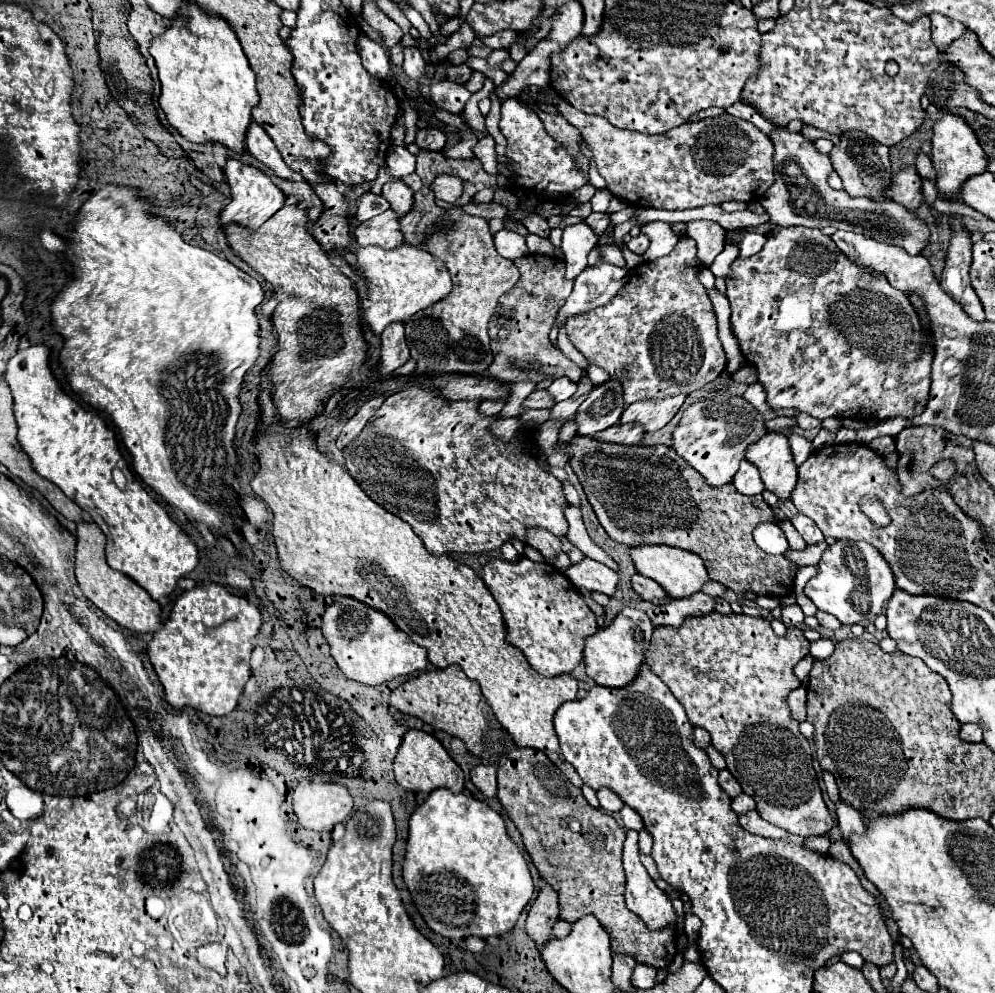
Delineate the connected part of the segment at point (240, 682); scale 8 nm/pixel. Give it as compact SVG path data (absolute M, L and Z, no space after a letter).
M203 584L183 592L173 606L171 618L153 634L147 648L165 688L165 700L177 710L193 706L211 716L233 712L251 676L249 658L259 626L261 614L257 606L219 584Z

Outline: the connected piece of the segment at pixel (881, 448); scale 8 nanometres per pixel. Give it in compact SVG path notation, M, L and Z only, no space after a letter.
M879 436L879 438L873 438L869 442L869 448L877 450L879 454L887 456L889 452L895 452L895 444L893 444L893 438L891 436Z

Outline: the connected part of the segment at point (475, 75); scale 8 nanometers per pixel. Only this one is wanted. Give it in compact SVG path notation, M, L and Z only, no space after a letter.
M473 70L472 76L469 82L467 82L467 84L465 85L465 87L471 93L476 93L482 89L485 79L486 77L482 72Z

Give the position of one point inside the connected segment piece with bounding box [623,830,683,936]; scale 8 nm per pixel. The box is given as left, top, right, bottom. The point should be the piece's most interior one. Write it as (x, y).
(642, 897)

